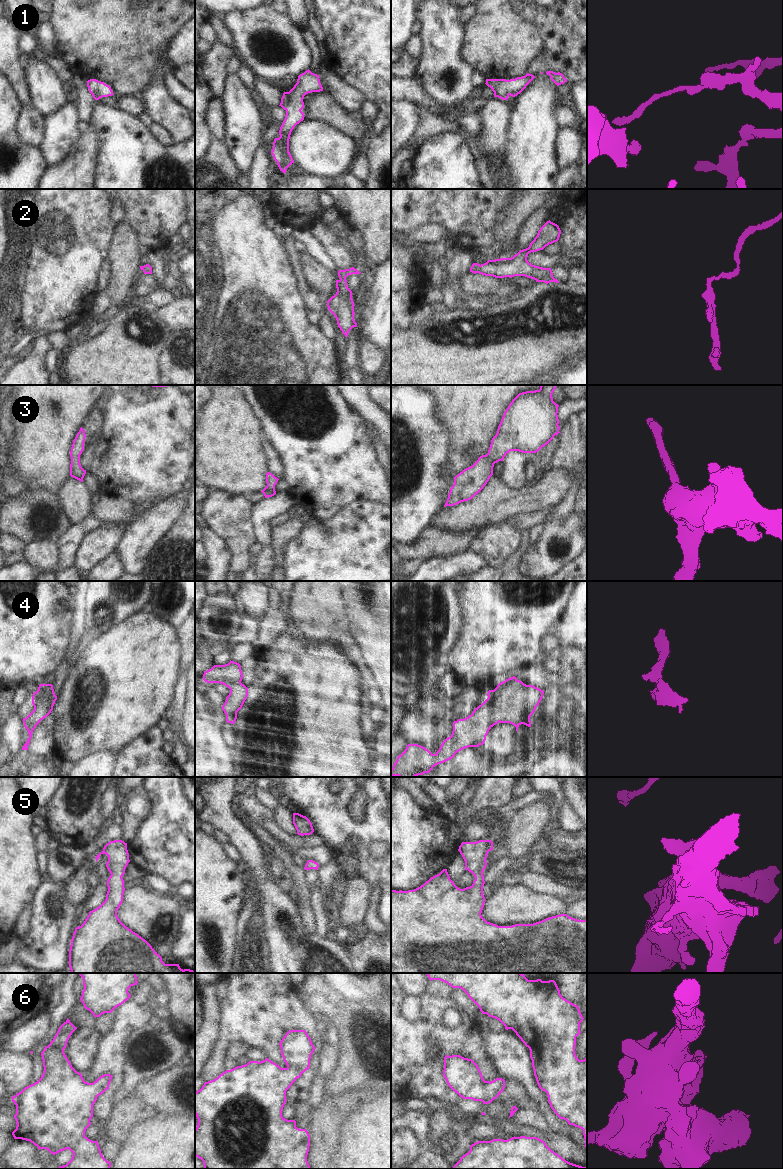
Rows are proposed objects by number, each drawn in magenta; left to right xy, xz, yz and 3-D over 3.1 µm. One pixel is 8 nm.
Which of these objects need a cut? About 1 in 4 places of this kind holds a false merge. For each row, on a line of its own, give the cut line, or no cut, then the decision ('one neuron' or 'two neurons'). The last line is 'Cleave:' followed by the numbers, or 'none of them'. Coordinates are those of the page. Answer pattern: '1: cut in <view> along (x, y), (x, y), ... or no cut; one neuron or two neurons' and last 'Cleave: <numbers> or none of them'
1: no cut; one neuron
2: no cut; one neuron
3: no cut; one neuron
4: no cut; one neuron
5: no cut; one neuron
6: no cut; one neuron
Cleave: none of them

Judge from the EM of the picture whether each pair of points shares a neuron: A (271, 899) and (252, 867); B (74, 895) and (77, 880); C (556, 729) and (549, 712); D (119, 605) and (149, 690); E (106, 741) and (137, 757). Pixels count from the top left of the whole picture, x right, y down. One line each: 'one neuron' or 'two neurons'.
A: one neuron
B: one neuron
C: two neurons
D: two neurons
E: two neurons

